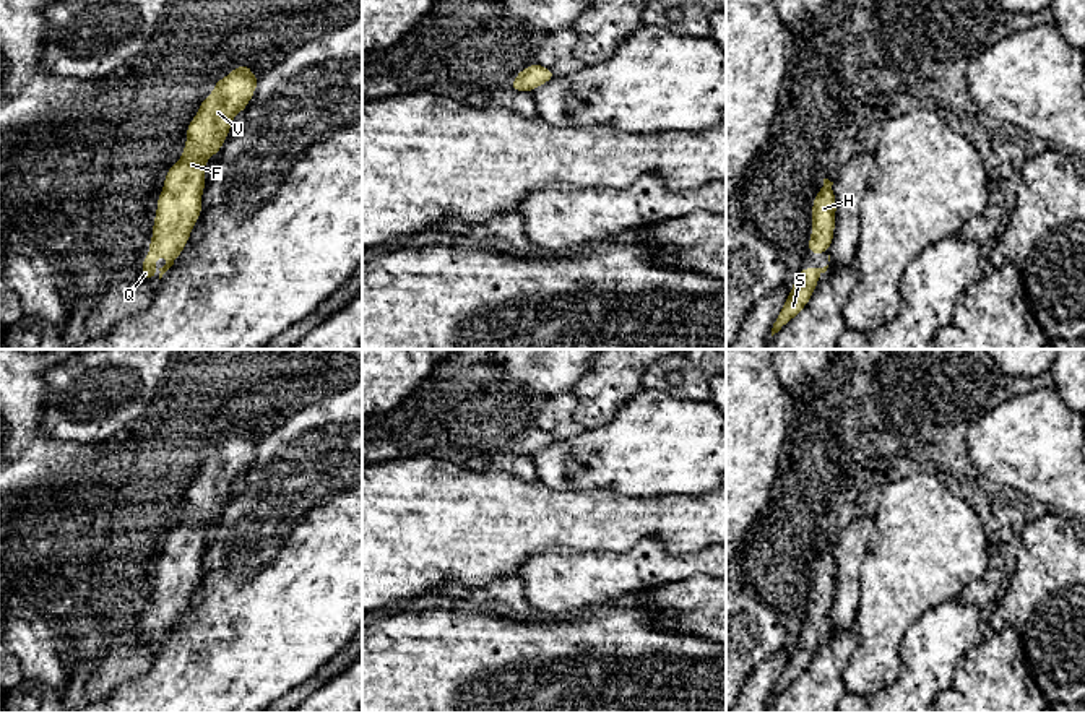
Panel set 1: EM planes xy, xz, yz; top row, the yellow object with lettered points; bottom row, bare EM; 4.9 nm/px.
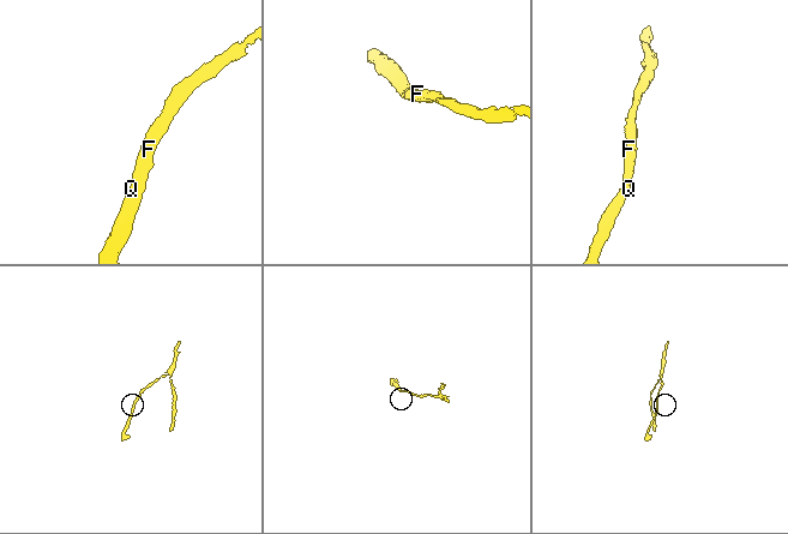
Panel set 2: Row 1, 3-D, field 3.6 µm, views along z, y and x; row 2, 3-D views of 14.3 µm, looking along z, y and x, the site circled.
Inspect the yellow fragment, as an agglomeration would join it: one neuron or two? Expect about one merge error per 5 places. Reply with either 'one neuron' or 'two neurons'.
one neuron

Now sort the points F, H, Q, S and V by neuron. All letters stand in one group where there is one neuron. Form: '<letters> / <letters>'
F H Q S V

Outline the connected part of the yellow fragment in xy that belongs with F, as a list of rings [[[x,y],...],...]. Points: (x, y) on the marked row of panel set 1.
[[[239,65],[223,80],[218,80],[210,97],[203,97],[197,115],[187,127],[187,143],[182,151],[182,158],[166,172],[162,192],[158,198],[158,211],[153,223],[153,237],[149,242],[149,253],[143,258],[141,278],[154,281],[154,261],[159,255],[167,258],[167,263],[159,268],[159,279],[174,265],[180,252],[185,248],[190,232],[201,214],[201,195],[206,185],[205,164],[214,156],[224,145],[232,119],[245,110],[250,102],[258,78],[252,73],[249,65]]]

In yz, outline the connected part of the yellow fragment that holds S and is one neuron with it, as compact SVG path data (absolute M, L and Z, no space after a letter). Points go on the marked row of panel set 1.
M828 265L823 268L801 268L801 273L794 276L794 286L789 291L789 296L773 323L772 336L778 333L789 320L793 320L807 305L815 291L820 274L825 273L827 268Z

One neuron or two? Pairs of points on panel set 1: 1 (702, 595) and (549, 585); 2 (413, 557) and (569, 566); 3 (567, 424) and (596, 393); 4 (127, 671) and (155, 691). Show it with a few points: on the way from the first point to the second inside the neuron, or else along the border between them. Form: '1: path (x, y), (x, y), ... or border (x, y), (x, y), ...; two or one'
1: border (679, 582), (648, 587), (629, 603); two
2: border (559, 548), (531, 554), (515, 575); two
3: border (570, 390), (577, 398), (574, 418), (585, 427); two
4: border (158, 647), (135, 679), (108, 695); two

